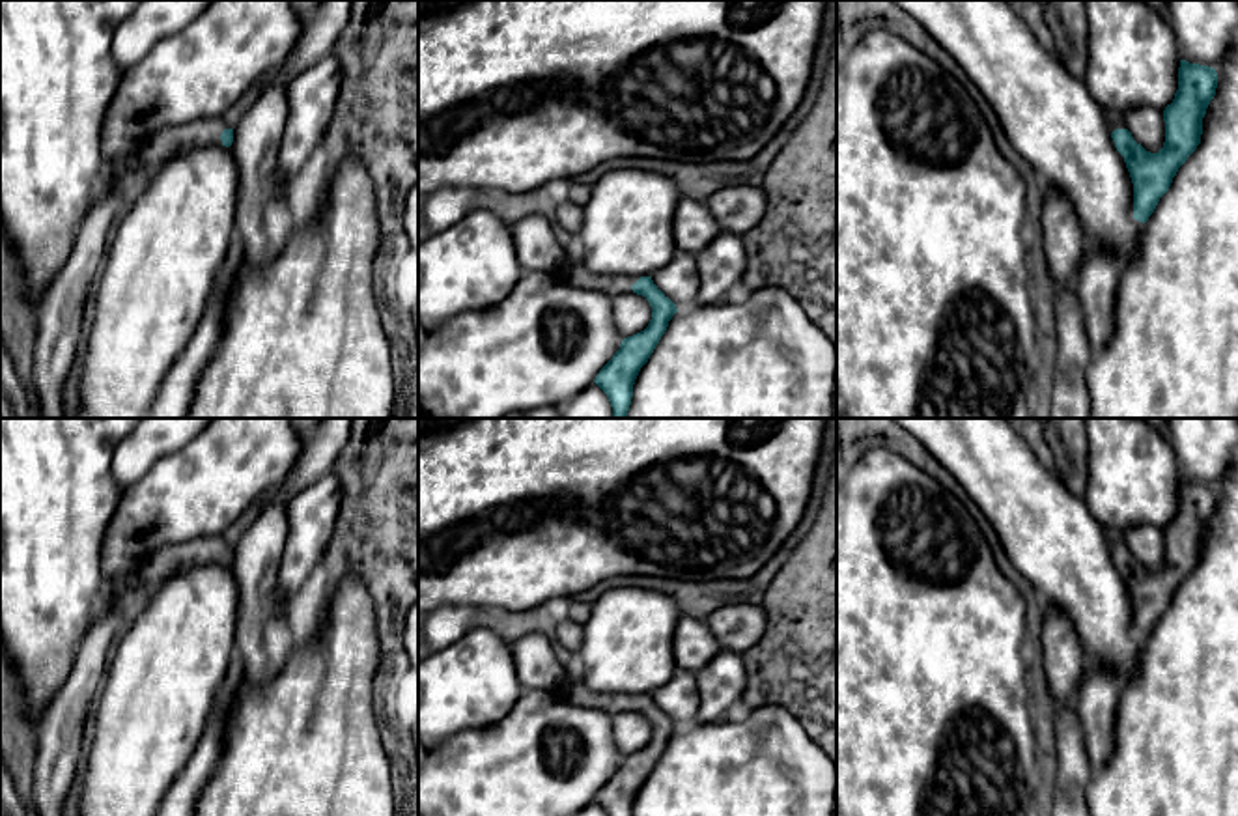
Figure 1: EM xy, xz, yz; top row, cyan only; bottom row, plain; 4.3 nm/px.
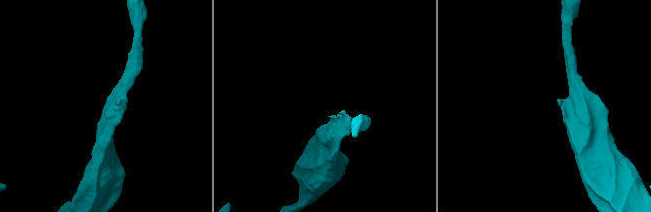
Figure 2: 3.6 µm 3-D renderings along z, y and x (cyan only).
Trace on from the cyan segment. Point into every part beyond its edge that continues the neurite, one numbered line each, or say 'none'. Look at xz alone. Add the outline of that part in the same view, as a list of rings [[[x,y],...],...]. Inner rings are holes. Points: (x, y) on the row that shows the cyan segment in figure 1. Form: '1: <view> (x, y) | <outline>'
1: xz (576, 273) | [[[577,260],[568,261],[562,273],[566,282],[570,282],[571,286],[603,291],[611,297],[633,293],[631,286],[640,278],[640,276],[627,276],[627,274],[598,274],[586,269]]]

